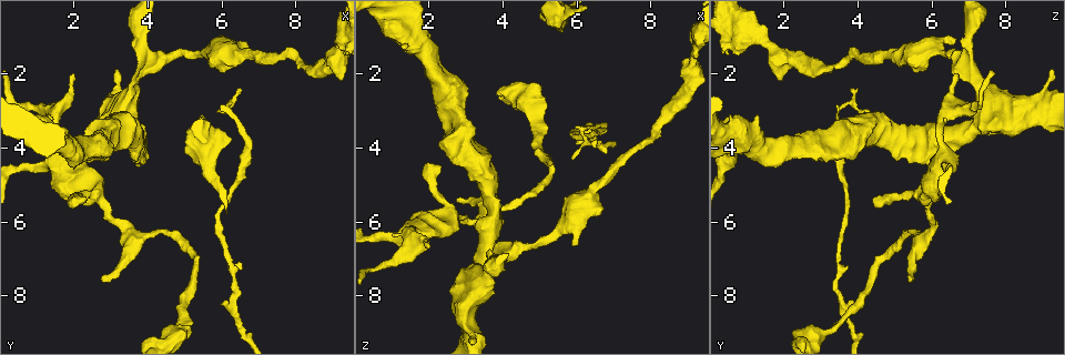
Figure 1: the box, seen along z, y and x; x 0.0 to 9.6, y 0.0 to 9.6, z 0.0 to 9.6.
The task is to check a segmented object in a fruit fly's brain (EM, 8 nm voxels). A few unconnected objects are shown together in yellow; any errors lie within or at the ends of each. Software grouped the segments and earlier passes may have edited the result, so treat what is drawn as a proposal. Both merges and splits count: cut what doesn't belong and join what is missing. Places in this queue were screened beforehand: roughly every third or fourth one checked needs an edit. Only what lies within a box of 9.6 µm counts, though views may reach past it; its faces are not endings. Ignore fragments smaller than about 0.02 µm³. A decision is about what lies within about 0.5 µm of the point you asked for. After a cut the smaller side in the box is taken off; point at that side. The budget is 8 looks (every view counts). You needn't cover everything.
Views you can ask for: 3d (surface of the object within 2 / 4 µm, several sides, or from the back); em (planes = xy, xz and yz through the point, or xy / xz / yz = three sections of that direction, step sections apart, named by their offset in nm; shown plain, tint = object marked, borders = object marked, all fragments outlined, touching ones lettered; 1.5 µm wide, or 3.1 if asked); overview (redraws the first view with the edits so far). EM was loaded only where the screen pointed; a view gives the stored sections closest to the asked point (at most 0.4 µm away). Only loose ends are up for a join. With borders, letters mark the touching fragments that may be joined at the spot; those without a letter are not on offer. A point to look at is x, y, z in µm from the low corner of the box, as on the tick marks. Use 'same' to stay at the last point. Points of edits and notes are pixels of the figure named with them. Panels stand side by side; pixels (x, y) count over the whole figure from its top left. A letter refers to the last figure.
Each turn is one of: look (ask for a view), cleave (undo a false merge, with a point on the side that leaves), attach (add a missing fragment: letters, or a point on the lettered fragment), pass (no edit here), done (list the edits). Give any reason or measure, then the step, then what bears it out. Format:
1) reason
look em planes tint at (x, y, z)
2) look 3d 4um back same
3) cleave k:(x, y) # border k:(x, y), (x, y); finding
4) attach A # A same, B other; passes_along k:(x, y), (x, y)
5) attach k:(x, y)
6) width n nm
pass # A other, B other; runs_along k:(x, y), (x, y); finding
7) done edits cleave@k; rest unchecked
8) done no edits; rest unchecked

look 3d 2um at (2.00, 5.45, 4.40)

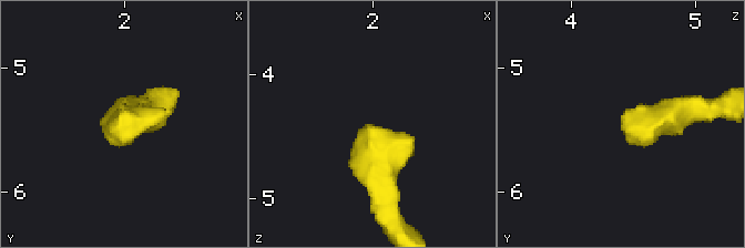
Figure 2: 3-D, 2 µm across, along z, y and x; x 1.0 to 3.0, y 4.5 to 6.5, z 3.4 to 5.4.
need the tissue
look em planes borders at (1.94, 5.50, 4.38)

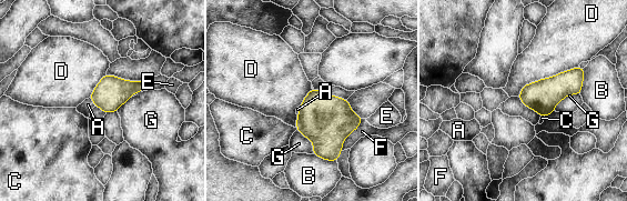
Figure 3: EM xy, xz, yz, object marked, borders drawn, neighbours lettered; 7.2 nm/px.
pass # A other, B other, C other, D other, E other, F other, G other; border 3:(579, 67), (526, 83), (517, 96); none of them fits

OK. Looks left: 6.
look 3d 4um at (2.55, 3.40, 7.90)

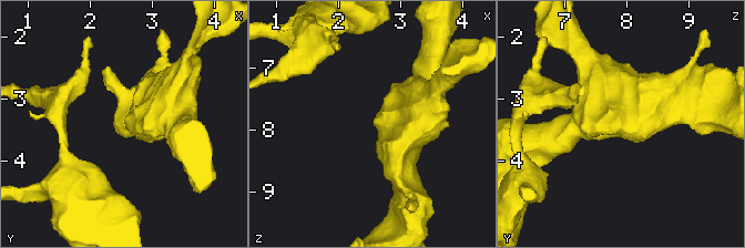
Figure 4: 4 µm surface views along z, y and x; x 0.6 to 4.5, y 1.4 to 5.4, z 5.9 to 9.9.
look em planes borders at (2.60, 3.40, 7.90)

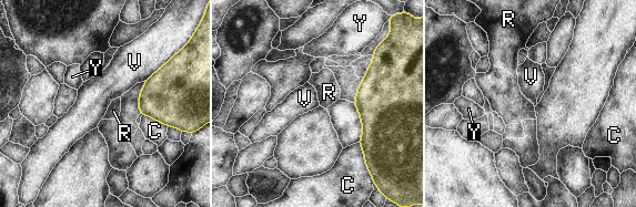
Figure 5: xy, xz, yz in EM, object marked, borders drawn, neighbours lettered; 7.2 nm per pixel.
width 280 nm
pass # C other, R other, V other, Y other; border 5:(357, 143), (372, 177); no lettered fragment goes on from it

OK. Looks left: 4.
branch stops here
look 3d 4um at (5.90, 1.05, 6.70)

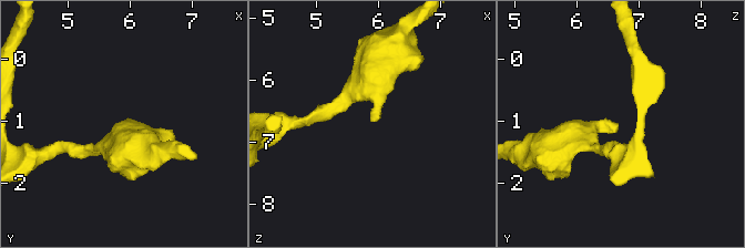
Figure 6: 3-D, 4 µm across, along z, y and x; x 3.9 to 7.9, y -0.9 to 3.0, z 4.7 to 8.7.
need the tissue
look em planes borders at (5.90, 1.05, 6.60)

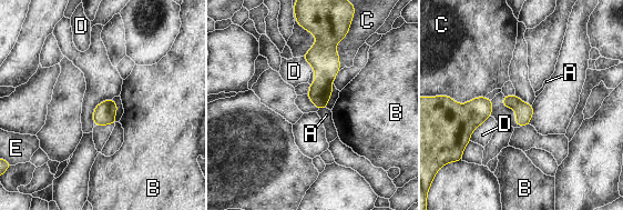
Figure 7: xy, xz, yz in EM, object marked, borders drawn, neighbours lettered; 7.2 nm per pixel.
width 130 nm
pass # A other, B other, C other, D other, E other; border 7:(325, 107), (318, 110); no lettered fragment goes on from it

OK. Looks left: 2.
done no edits; rest unchecked

